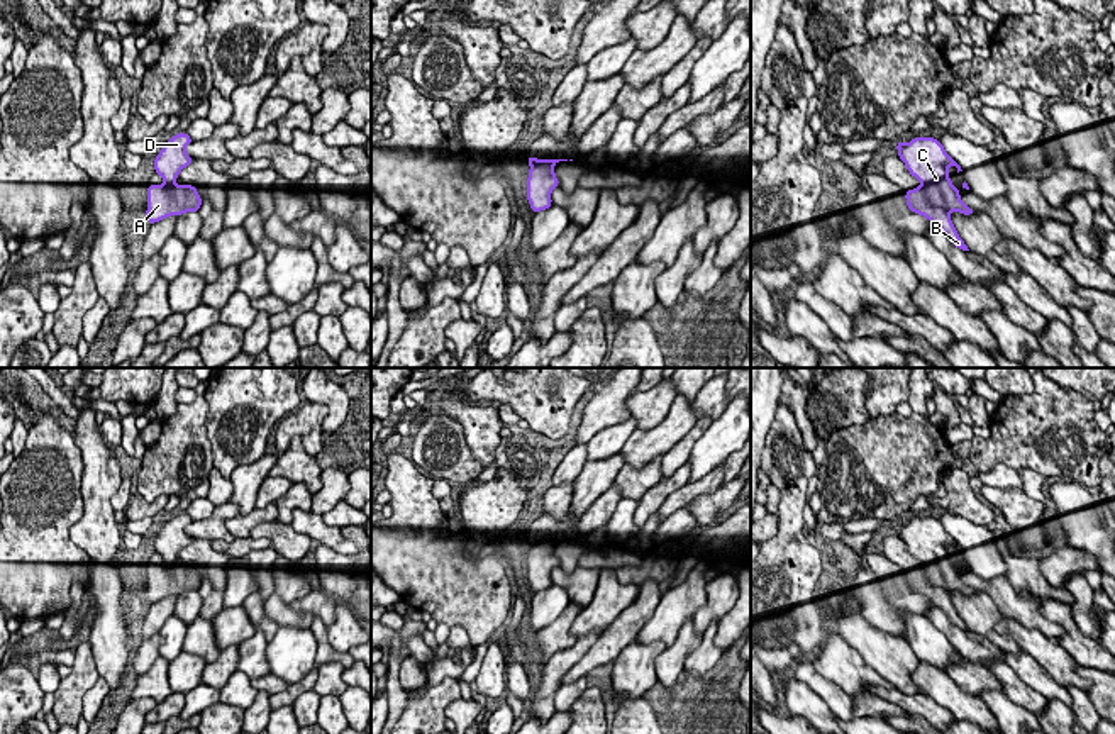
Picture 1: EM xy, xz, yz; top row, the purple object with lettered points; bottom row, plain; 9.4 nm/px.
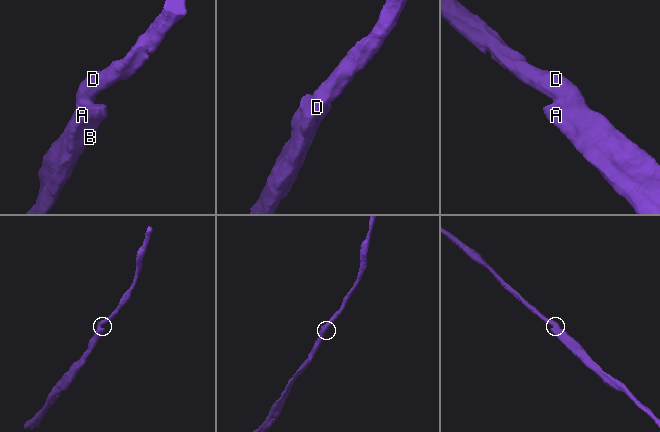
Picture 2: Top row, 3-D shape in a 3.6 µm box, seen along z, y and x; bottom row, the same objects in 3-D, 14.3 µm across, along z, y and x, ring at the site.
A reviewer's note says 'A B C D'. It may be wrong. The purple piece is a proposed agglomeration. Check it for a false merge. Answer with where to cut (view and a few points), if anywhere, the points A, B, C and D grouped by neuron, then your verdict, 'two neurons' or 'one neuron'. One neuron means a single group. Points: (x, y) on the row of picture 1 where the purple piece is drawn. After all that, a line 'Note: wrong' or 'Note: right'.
yz (922, 183), (927, 200), (934, 207), (948, 211) | A B / C D | two neurons
Note: wrong

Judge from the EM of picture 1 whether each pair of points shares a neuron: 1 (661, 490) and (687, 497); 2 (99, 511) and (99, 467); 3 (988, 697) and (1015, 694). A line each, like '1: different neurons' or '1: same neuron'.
1: different neurons
2: same neuron
3: different neurons

